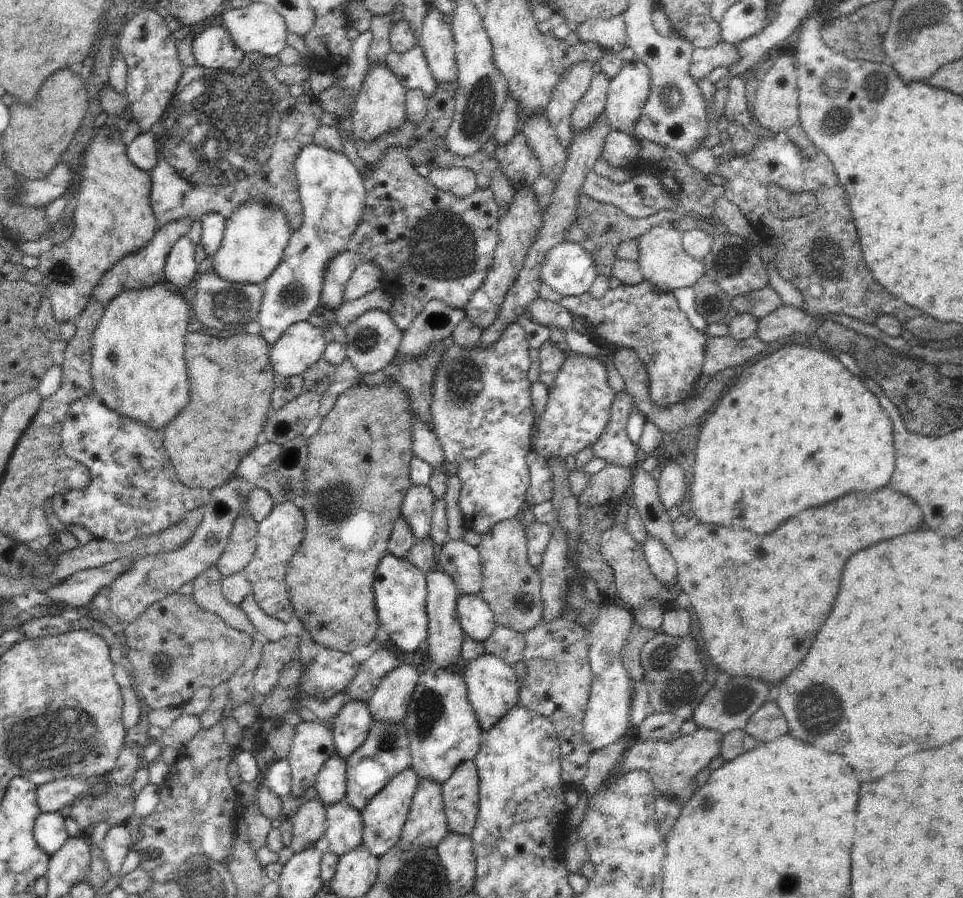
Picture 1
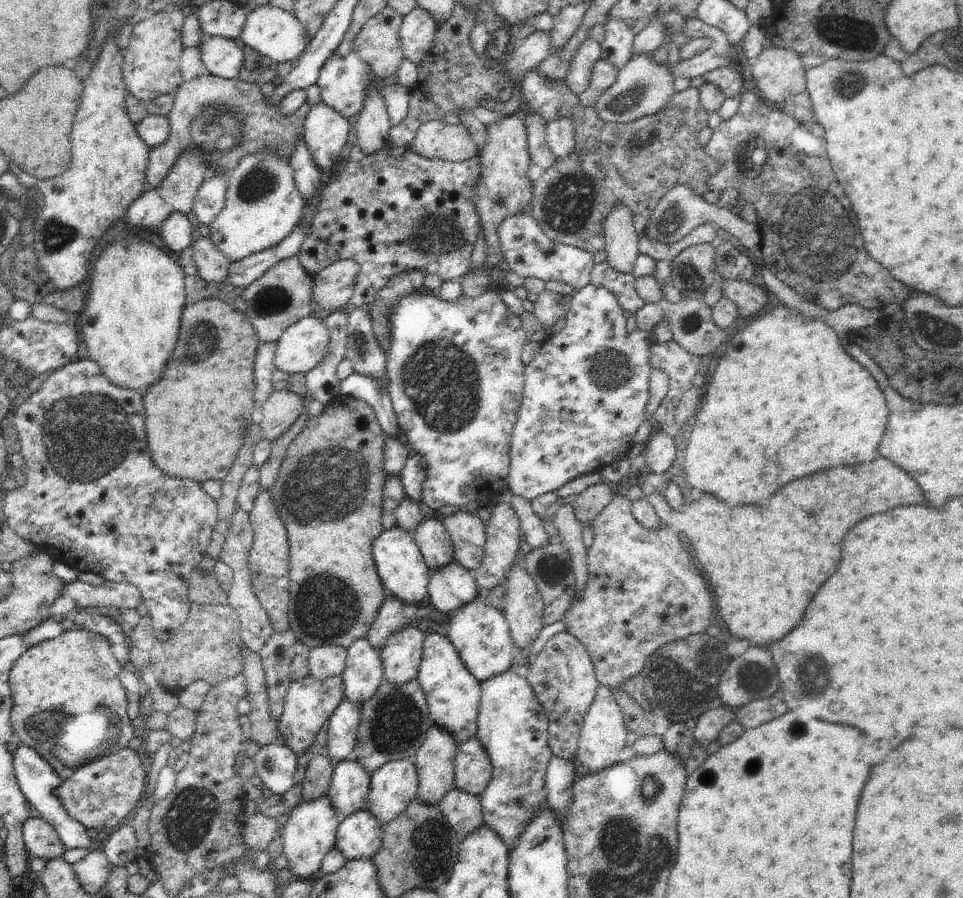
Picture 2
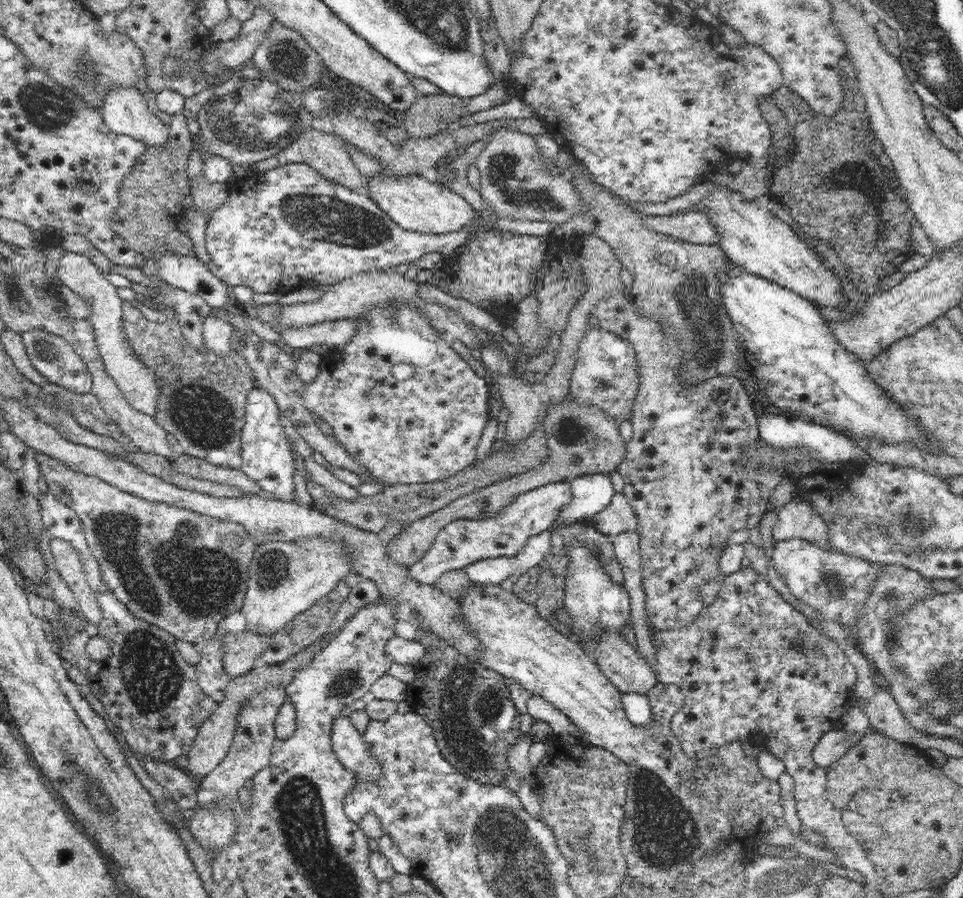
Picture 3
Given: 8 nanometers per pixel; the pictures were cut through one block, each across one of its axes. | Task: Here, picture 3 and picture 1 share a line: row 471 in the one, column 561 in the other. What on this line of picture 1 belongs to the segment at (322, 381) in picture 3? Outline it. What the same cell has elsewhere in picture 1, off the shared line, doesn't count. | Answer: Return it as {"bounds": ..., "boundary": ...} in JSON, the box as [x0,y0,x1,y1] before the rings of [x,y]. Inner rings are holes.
{"bounds":[531,353,616,461],"boundary":[[[582,353],[572,354],[564,361],[549,390],[546,408],[536,422],[538,430],[534,436],[534,444],[531,444],[532,451],[546,461],[552,458],[565,460],[568,456],[582,452],[587,446],[593,446],[604,434],[604,428],[610,420],[612,400],[616,396],[606,378],[610,369],[600,360],[592,358],[592,355]]]}

